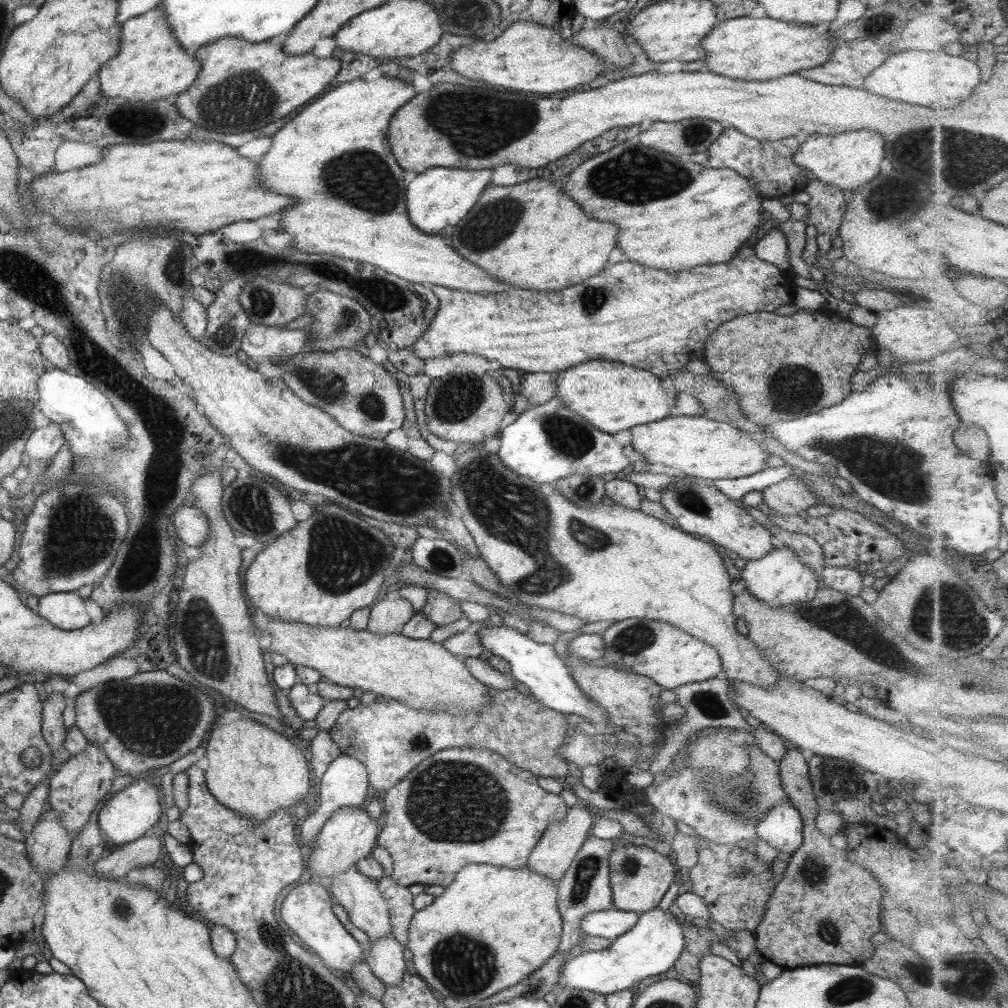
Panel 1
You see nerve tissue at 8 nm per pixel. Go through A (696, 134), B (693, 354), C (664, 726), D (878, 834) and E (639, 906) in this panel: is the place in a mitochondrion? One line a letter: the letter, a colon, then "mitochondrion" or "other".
A: mitochondrion
B: other
C: other
D: other
E: other

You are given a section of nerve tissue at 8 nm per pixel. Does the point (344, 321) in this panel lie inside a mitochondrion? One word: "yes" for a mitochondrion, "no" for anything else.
yes

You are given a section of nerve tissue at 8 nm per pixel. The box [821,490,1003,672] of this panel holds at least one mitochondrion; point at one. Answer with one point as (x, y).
(944, 612)

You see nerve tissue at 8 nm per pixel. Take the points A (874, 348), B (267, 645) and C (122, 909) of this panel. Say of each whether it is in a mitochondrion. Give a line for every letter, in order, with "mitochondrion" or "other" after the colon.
A: other
B: other
C: other

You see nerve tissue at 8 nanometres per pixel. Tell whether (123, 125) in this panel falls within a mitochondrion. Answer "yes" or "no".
no

